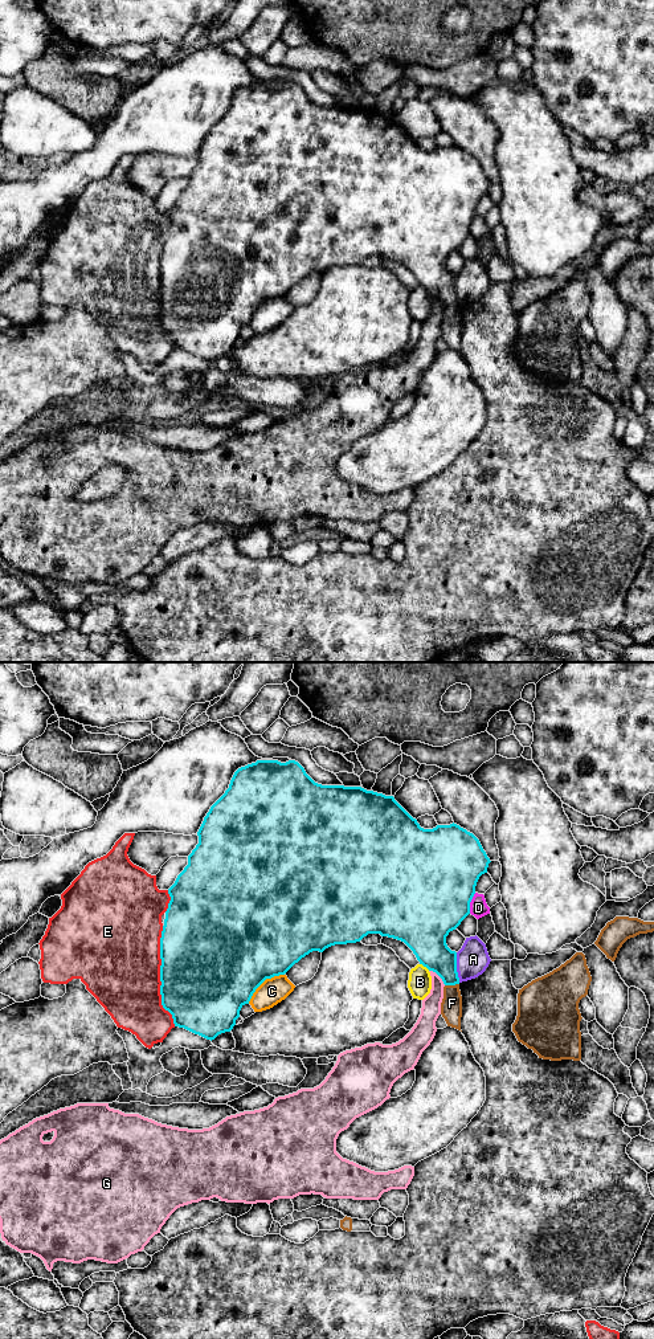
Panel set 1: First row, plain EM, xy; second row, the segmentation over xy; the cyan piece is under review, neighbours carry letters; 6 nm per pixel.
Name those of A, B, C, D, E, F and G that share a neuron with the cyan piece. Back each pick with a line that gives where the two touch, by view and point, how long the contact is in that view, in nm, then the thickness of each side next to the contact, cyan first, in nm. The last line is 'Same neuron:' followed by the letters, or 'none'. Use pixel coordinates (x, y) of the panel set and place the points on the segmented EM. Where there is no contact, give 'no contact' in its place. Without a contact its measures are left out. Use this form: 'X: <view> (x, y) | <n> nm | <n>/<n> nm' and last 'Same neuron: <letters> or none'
Same neuron: none

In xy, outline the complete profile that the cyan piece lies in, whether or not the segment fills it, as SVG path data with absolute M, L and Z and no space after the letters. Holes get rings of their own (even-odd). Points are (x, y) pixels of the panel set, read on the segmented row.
M257 760L238 768L225 793L210 807L197 832L199 844L188 856L188 865L168 889L171 901L165 911L160 938L160 995L162 1005L172 1015L175 1026L184 1028L207 1040L230 1032L240 1011L249 1004L256 989L274 976L285 975L295 963L312 951L323 952L335 944L360 942L368 934L380 934L404 942L420 964L436 972L445 985L459 984L457 952L446 944L446 936L470 914L470 902L479 877L487 873L491 862L479 840L457 824L424 829L393 796L385 796L361 787L322 785L315 783L295 760Z

